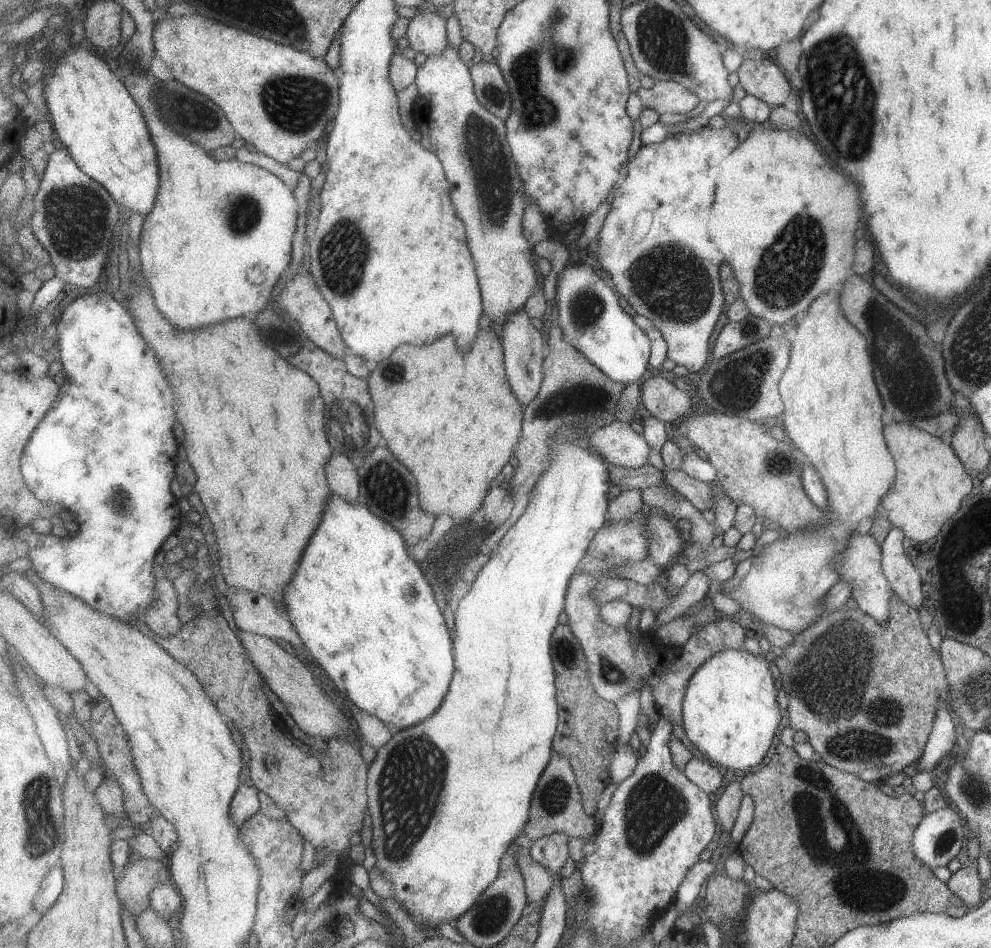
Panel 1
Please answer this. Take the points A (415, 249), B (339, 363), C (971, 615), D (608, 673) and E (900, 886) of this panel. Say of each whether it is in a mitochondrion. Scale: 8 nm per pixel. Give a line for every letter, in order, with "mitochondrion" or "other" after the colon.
A: other
B: other
C: other
D: mitochondrion
E: mitochondrion

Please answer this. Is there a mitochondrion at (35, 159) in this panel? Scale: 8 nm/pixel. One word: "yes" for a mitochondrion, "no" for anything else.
no

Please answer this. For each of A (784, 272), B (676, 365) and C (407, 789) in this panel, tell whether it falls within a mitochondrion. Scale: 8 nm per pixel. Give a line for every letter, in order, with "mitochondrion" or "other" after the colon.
A: mitochondrion
B: other
C: mitochondrion

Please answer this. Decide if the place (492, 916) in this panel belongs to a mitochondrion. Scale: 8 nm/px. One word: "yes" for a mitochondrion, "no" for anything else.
yes

